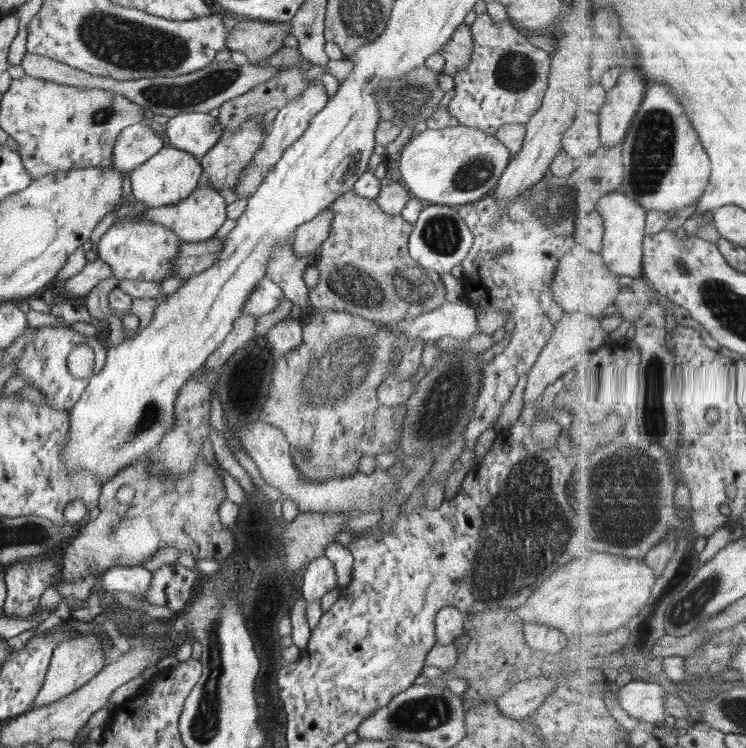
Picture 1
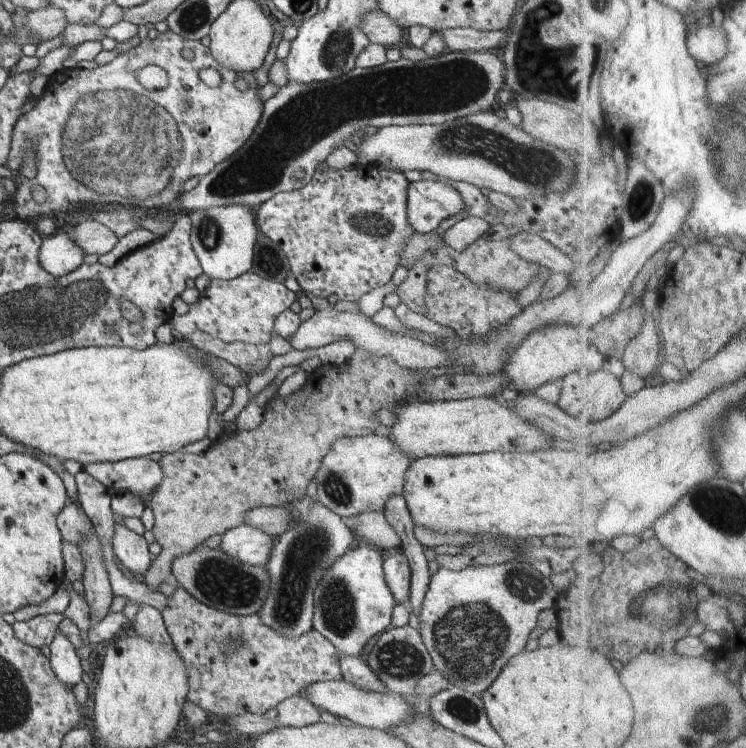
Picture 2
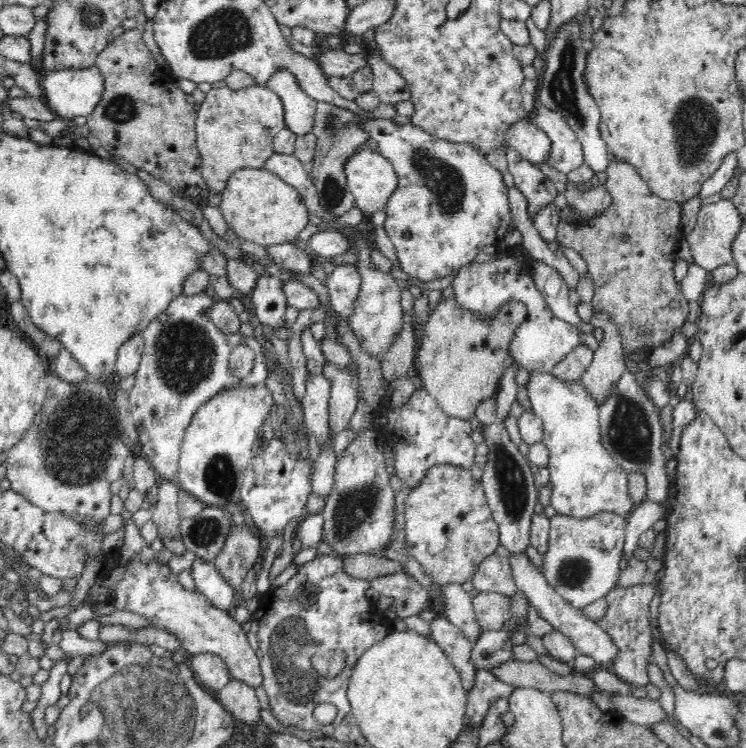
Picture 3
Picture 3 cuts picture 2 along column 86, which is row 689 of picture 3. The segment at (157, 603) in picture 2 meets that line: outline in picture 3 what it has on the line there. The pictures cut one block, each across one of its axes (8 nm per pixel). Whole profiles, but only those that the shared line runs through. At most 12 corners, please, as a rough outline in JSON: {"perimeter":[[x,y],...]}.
{"perimeter":[[477,668],[468,693],[464,730],[479,730],[494,700],[514,686]]}

